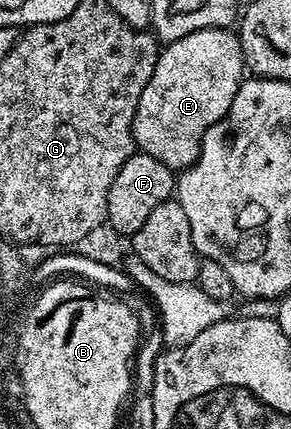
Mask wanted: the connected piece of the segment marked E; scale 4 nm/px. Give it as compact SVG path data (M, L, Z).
M207 28L194 30L194 34L186 34L186 38L167 41L160 49L160 57L154 66L154 74L150 74L150 82L146 82L146 90L142 90L142 98L138 98L138 110L132 123L135 147L158 158L158 162L170 169L191 168L200 153L200 140L206 130L228 115L230 102L234 102L234 94L238 94L245 79L244 55L240 37L235 31Z

